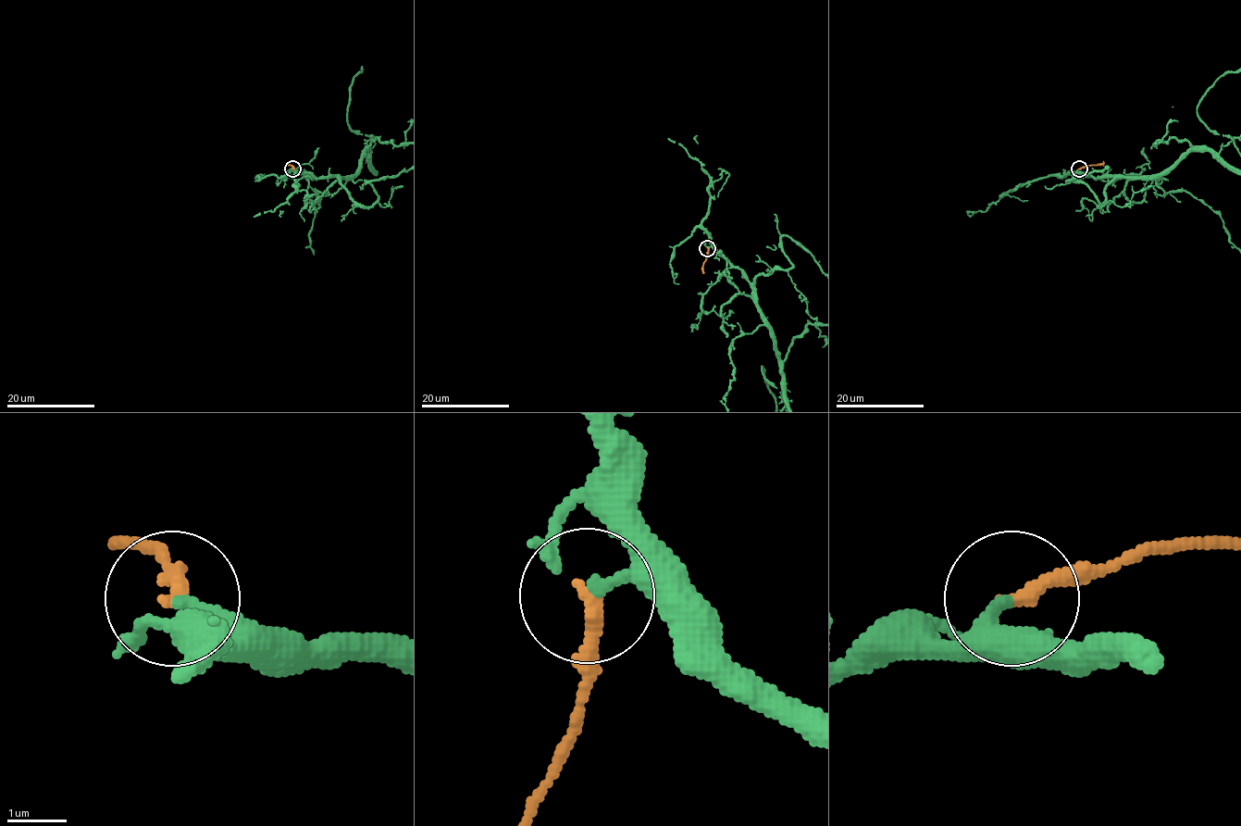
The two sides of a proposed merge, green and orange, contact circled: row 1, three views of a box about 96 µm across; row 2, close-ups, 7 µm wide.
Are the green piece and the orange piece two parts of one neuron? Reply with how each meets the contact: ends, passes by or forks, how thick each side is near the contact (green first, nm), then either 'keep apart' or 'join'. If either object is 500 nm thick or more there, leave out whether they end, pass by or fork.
green ends; orange ends; calibres 200 and 260 nm; join

